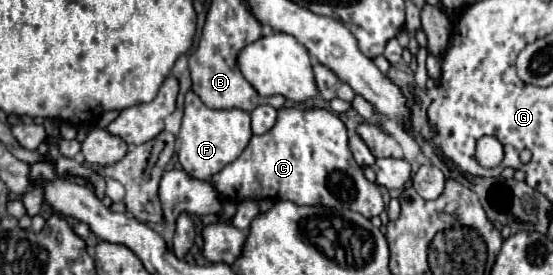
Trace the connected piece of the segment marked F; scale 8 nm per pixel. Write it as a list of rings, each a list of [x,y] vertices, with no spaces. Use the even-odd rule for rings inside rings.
[[[187,91],[185,95],[185,113],[179,131],[179,163],[181,167],[195,179],[207,181],[211,175],[219,173],[225,165],[235,161],[241,151],[247,147],[251,133],[251,117],[247,111],[229,109],[229,111],[215,111],[205,107],[205,103],[193,93]]]

